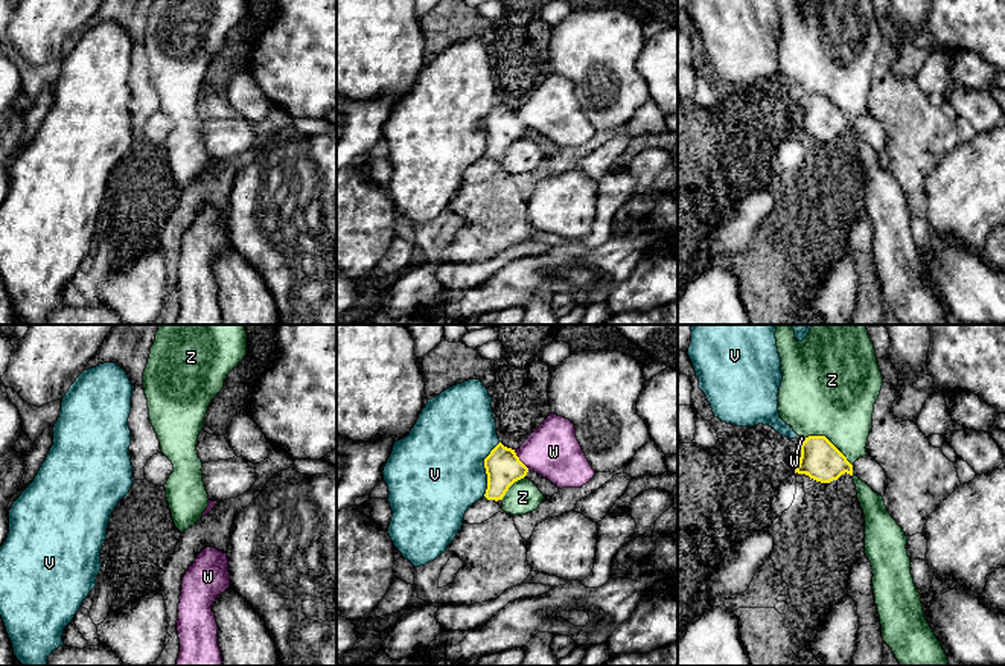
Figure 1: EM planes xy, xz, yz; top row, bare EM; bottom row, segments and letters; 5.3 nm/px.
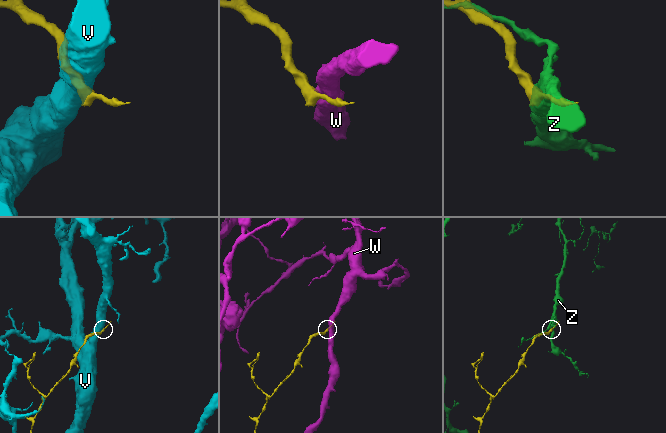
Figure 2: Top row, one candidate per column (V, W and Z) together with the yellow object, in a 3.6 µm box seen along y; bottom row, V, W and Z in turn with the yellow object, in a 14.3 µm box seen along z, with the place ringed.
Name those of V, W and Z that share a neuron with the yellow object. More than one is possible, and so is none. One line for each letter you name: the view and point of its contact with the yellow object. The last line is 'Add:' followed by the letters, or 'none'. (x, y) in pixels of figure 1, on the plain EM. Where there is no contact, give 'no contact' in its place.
Add: none

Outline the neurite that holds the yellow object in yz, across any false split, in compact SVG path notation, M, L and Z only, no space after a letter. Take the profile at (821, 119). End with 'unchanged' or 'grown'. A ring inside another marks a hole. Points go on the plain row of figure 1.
M809 94L801 101L801 116L795 131L821 142L838 139L845 131L854 133L882 155L888 145L885 128L871 114L866 113L851 123L825 94Z; grown

